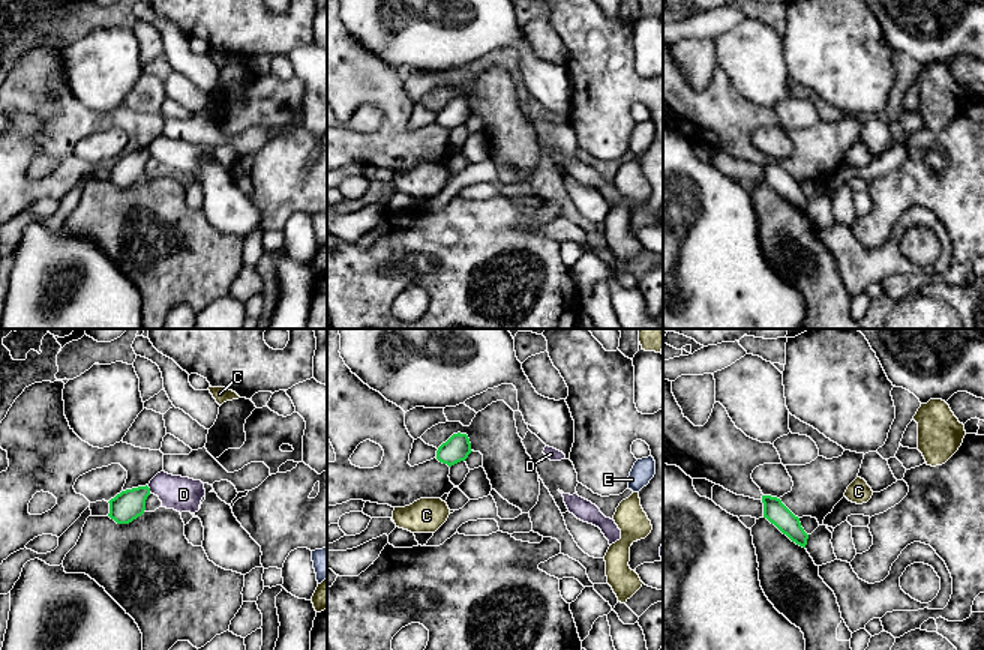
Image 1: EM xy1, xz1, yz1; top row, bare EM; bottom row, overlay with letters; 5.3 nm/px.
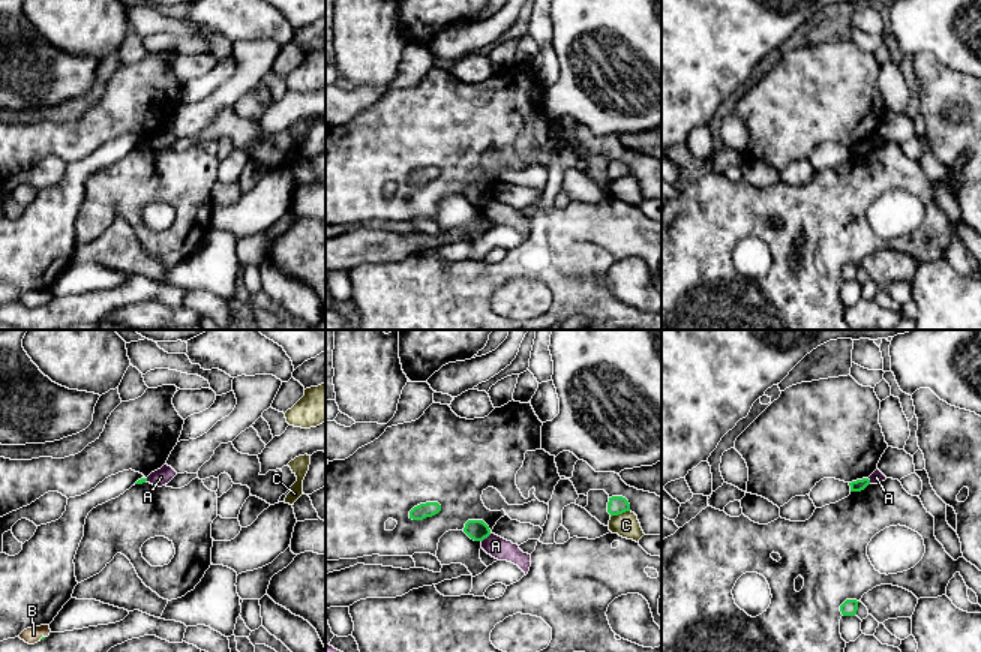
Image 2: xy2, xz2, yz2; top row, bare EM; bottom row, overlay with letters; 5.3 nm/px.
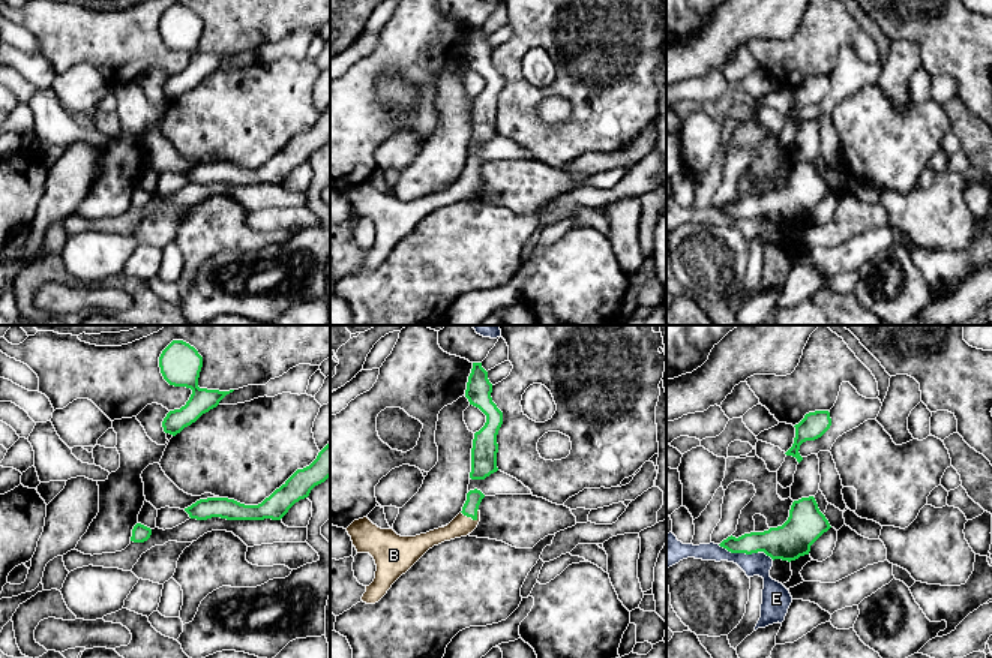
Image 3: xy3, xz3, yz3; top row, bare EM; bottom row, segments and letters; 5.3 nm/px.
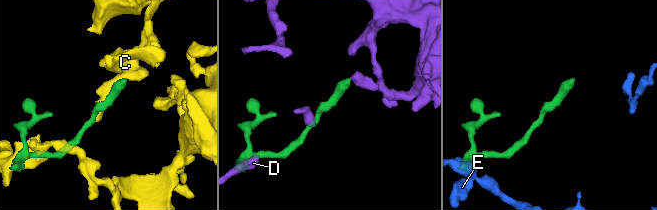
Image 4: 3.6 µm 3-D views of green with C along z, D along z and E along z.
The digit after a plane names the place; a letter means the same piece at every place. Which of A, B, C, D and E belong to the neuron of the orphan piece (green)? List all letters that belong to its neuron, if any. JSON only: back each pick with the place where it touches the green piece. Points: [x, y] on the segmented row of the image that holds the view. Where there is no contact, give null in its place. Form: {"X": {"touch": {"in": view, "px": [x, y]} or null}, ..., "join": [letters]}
{"B": {"touch": {"in": "xz3", "px": [470, 516]}}, "join": ["B"]}

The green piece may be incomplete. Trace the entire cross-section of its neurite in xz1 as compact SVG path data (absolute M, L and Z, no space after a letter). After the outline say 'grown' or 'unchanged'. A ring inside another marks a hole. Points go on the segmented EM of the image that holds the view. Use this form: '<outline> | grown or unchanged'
M458 432L438 447L436 459L452 467L460 461L465 461L471 452L468 435Z | unchanged

